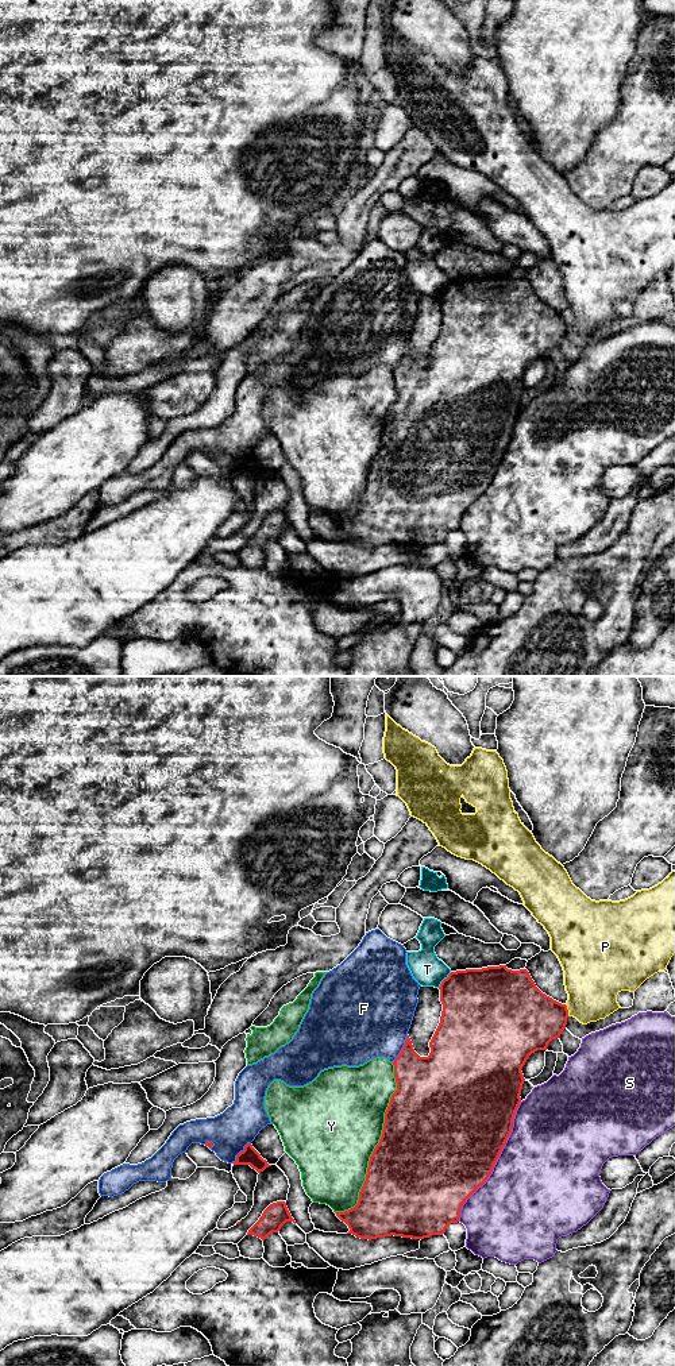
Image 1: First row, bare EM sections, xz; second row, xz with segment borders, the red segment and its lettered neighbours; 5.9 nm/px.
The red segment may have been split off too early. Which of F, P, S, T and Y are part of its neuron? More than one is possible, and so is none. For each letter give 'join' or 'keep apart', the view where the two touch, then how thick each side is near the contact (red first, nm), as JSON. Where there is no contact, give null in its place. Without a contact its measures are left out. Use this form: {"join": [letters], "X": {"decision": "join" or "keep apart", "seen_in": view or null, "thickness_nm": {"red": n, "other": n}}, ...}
{"join": [], "F": {"decision": "keep apart", "seen_in": "xz", "thickness_nm": {"red": 340, "other": 440}}, "P": {"decision": "keep apart", "seen_in": "xz", "thickness_nm": {"red": 380, "other": 340}}, "S": {"decision": "keep apart", "seen_in": "xz", "thickness_nm": {"red": 500, "other": 500}}, "T": {"decision": "keep apart", "seen_in": "xz", "thickness_nm": {"red": 420, "other": 190}}, "Y": {"decision": "keep apart", "seen_in": "xz", "thickness_nm": {"red": 500, "other": 480}}}

